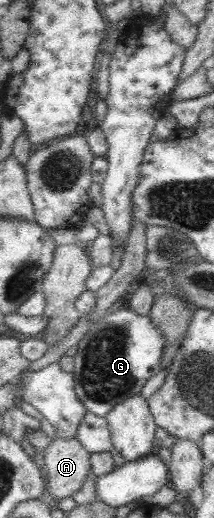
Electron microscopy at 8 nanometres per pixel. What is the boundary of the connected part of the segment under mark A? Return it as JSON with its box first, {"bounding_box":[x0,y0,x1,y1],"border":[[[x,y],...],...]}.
{"bounding_box":[43,437,91,501],"border":[[[76,437],[49,440],[43,468],[48,501],[71,497],[82,488],[91,473],[90,455]]]}

